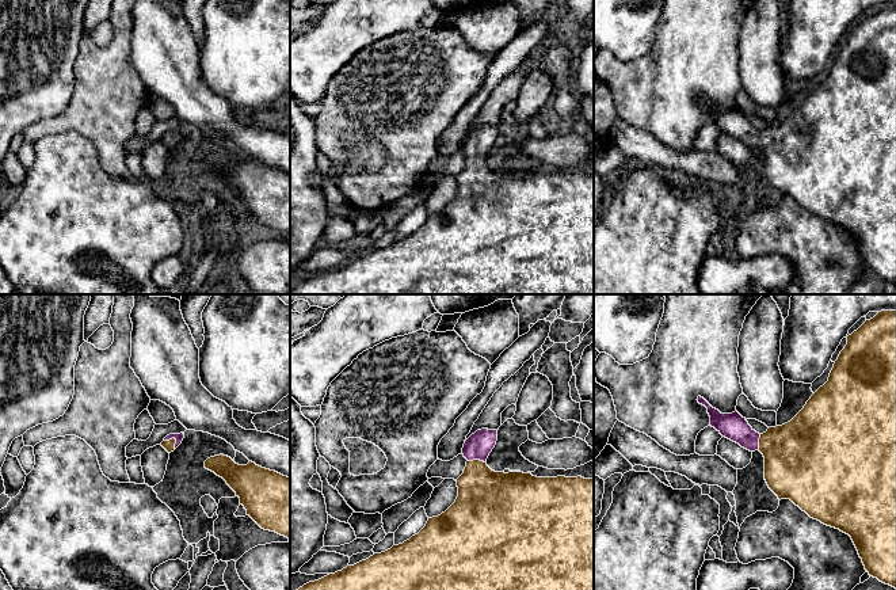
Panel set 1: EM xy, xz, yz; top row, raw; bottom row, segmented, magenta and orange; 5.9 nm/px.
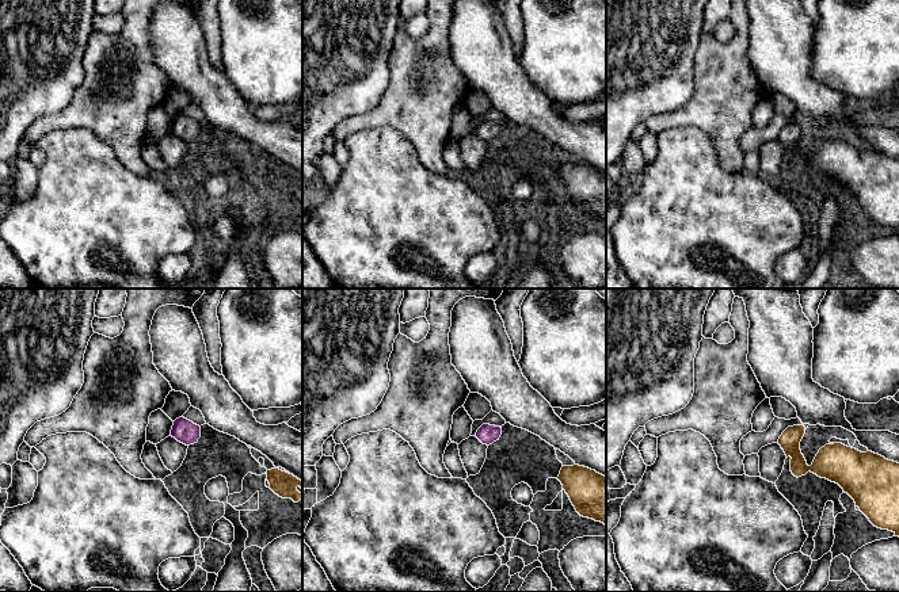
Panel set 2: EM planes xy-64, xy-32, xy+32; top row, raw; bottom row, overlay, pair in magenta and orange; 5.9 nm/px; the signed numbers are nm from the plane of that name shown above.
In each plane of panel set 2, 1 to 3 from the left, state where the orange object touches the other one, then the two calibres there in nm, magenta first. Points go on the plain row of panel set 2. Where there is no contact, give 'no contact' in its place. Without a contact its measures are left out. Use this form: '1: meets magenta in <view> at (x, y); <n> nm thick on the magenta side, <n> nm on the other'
1: no contact
2: no contact
3: no contact

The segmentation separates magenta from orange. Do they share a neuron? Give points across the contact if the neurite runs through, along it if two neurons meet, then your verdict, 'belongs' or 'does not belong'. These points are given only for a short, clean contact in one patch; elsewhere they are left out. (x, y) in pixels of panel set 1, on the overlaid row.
runs through xy (179, 437), (174, 437), (168, 445); belongs

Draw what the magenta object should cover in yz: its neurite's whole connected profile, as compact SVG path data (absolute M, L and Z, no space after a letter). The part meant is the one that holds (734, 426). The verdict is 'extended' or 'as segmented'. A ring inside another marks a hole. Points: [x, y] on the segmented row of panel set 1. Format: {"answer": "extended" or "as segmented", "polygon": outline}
{"answer": "extended", "polygon": "M896 311L878 312L873 319L866 320L857 331L847 336L847 345L835 361L828 381L811 396L804 408L790 422L782 426L769 427L766 433L759 434L737 411L721 414L704 397L698 396L697 400L708 408L710 426L722 437L739 444L750 452L759 450L763 454L765 480L779 500L790 499L811 518L849 534L869 575L896 589Z"}

